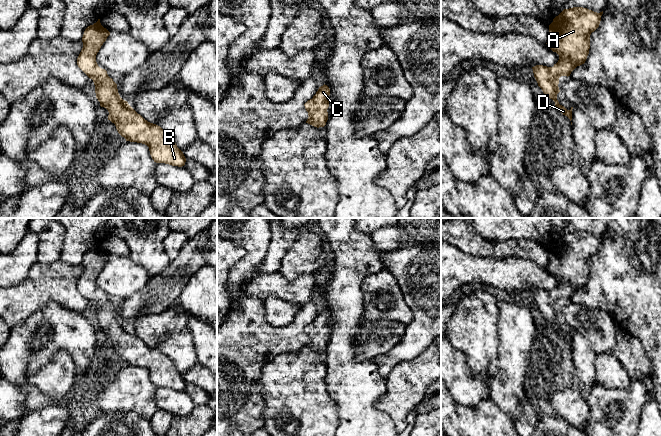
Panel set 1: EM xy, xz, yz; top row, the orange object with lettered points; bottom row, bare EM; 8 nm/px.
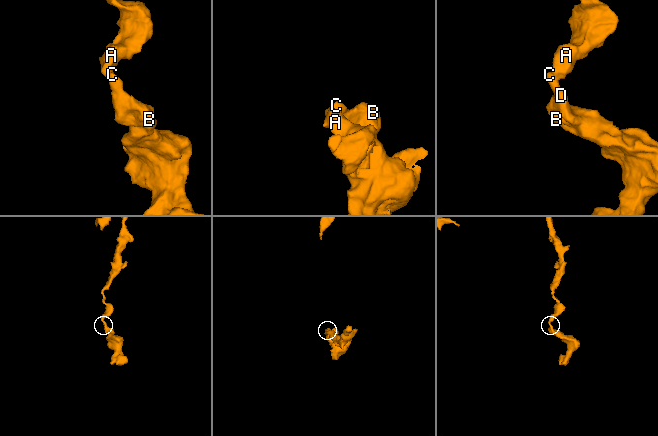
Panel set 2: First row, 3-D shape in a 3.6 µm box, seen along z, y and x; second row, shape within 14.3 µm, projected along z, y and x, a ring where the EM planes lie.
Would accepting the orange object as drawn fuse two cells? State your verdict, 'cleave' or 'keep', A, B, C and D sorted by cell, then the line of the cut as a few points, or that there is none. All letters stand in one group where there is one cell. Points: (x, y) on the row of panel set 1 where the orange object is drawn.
keep; groups A B C D; cut none

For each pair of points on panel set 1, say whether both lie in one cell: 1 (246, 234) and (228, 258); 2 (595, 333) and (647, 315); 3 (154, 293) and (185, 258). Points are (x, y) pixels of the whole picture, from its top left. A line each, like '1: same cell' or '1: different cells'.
1: different cells
2: different cells
3: same cell

